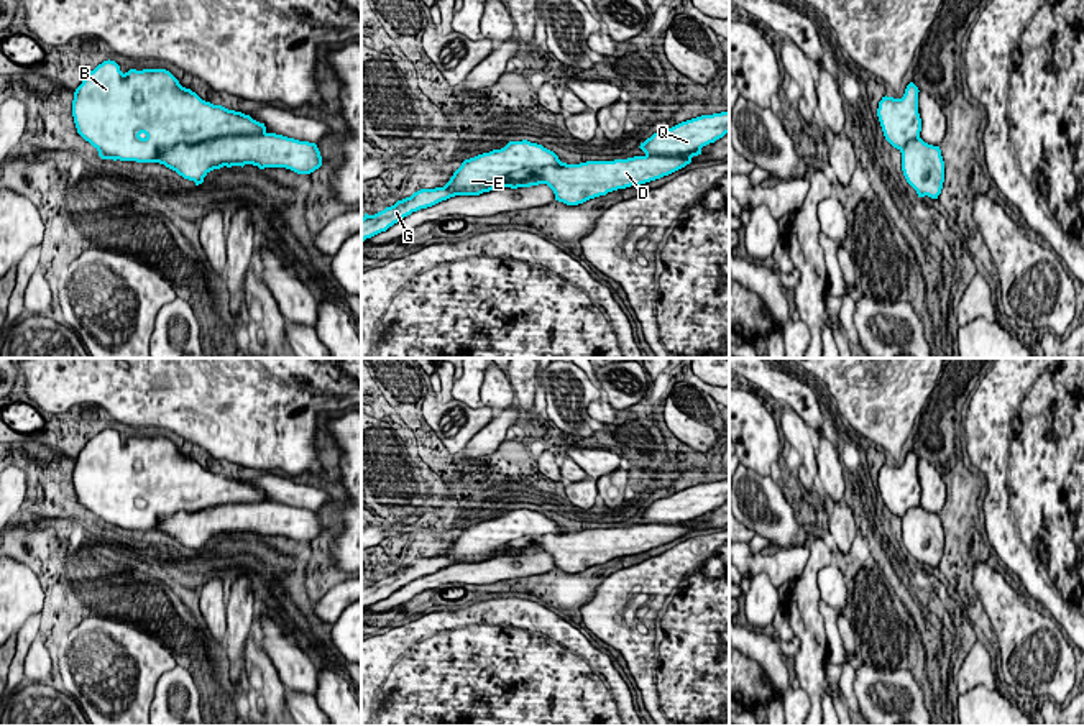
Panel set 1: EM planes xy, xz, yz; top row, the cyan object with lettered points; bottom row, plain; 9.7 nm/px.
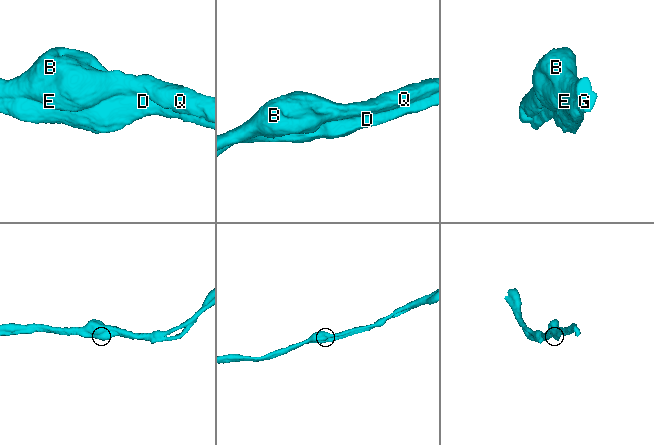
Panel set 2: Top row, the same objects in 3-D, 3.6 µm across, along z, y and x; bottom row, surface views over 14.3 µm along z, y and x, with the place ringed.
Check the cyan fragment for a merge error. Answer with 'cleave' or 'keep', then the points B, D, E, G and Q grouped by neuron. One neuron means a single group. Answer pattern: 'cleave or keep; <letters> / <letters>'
keep; B D E G Q

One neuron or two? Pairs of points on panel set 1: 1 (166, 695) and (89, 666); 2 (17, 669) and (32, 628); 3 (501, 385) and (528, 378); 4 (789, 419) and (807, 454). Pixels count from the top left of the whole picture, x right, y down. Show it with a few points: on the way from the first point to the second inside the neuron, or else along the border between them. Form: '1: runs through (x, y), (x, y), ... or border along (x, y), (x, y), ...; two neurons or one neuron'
1: border along (178, 666), (161, 675), (148, 708); two neurons
2: runs through (18, 659), (25, 638); one neuron
3: border along (506, 375), (516, 399); two neurons
4: runs through (794, 427), (803, 445); one neuron

